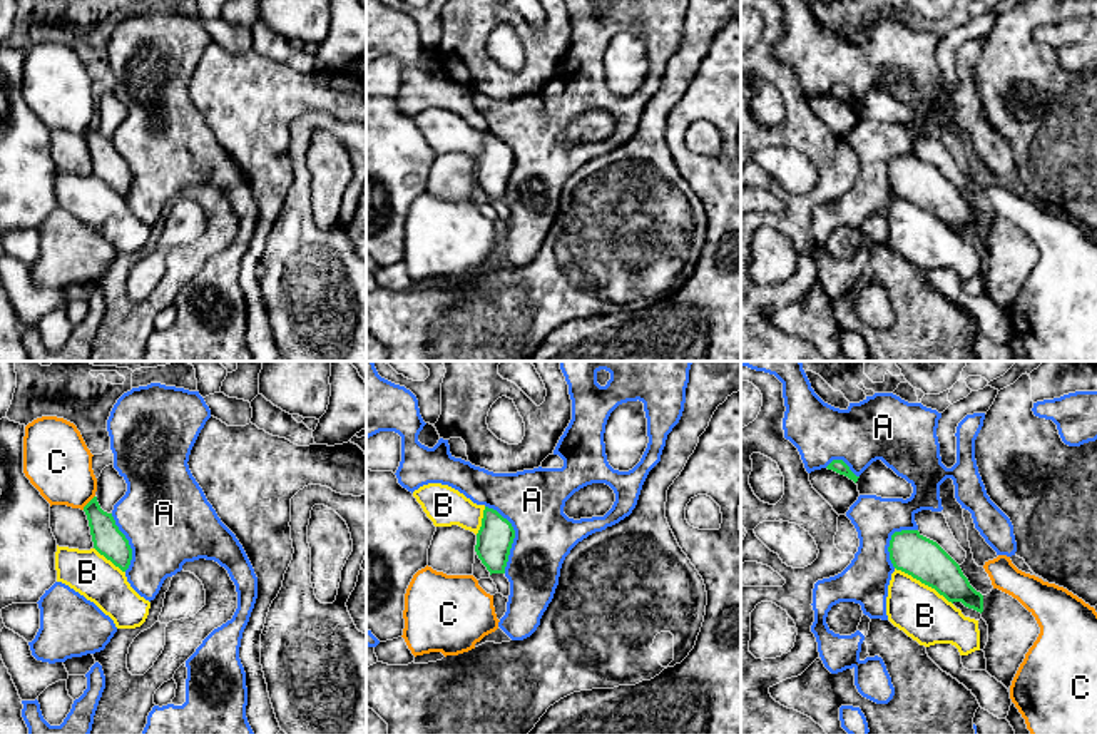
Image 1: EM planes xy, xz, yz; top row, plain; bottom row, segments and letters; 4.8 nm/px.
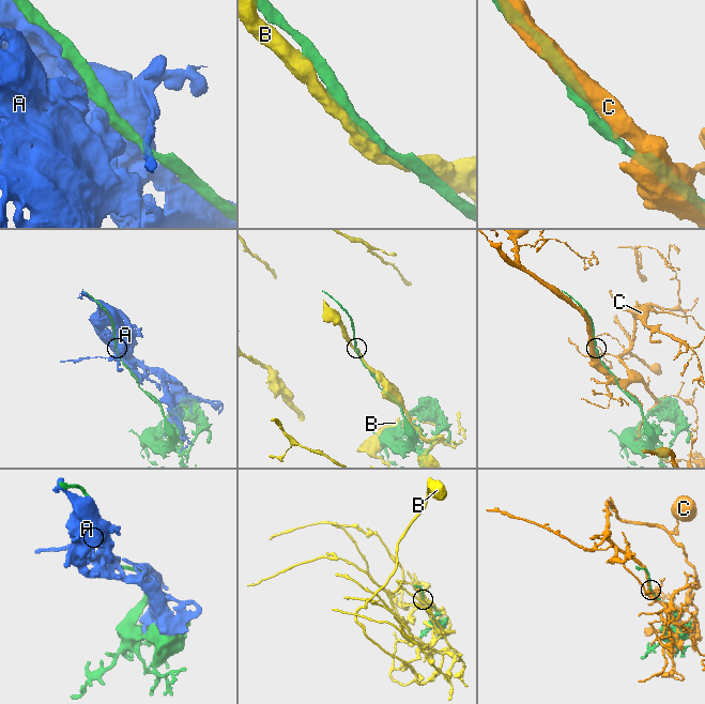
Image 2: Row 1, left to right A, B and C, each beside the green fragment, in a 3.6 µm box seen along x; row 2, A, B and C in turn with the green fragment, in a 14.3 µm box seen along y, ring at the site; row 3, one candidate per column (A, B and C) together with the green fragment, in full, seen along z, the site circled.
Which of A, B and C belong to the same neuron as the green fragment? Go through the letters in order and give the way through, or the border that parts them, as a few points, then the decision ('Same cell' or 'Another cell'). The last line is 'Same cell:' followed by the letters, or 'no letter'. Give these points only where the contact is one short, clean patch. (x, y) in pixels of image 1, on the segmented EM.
A: Same cell
B: Another cell
C: Another cell
Same cell: A

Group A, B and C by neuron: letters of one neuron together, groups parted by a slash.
A / B / C

